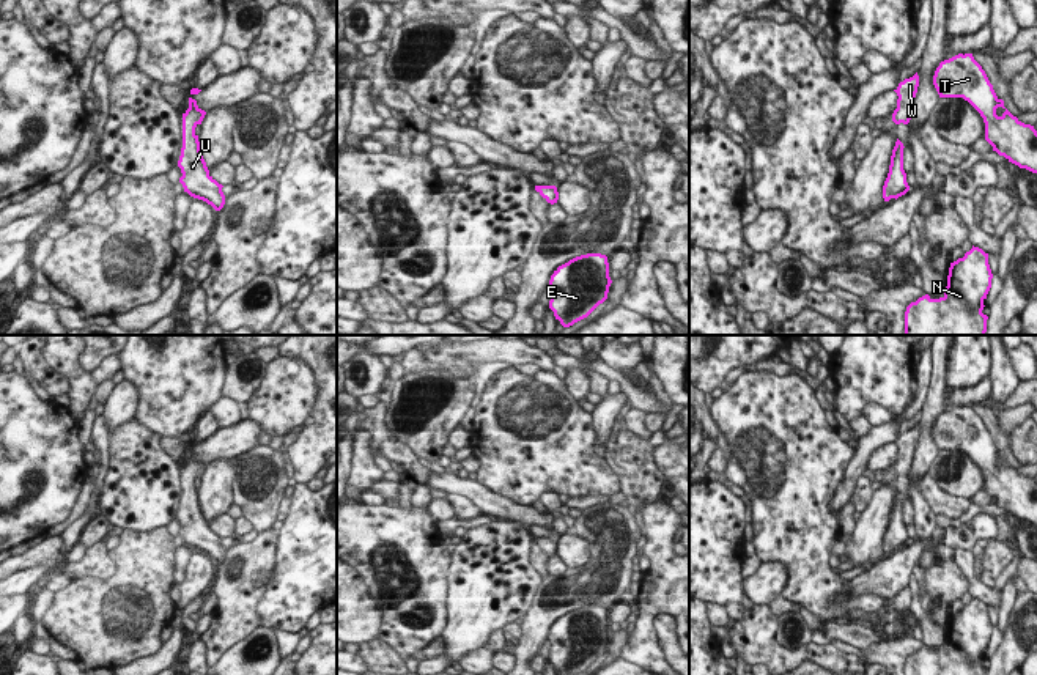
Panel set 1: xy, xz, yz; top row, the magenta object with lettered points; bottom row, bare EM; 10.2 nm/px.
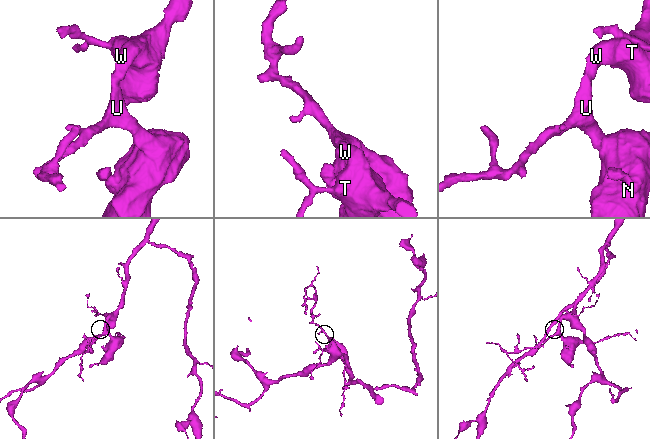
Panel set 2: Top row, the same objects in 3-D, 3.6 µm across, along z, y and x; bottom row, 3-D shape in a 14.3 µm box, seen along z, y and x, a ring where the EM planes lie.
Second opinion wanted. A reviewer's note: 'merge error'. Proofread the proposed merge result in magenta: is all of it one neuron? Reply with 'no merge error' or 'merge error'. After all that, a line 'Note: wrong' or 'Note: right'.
no merge error
Note: wrong

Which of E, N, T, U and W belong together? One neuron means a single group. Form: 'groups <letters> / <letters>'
groups E N T U W

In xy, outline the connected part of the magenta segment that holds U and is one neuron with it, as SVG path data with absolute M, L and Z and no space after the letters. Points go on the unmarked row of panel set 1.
M189 450L189 461L183 466L183 500L178 513L183 529L179 535L190 549L220 563L225 557L223 538L209 527L195 486L195 480L201 477L205 467L206 464L197 458L197 453Z

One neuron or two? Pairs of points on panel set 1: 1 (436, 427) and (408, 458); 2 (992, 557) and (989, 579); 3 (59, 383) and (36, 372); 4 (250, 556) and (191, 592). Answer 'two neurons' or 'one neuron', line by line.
1: two neurons
2: one neuron
3: one neuron
4: two neurons

